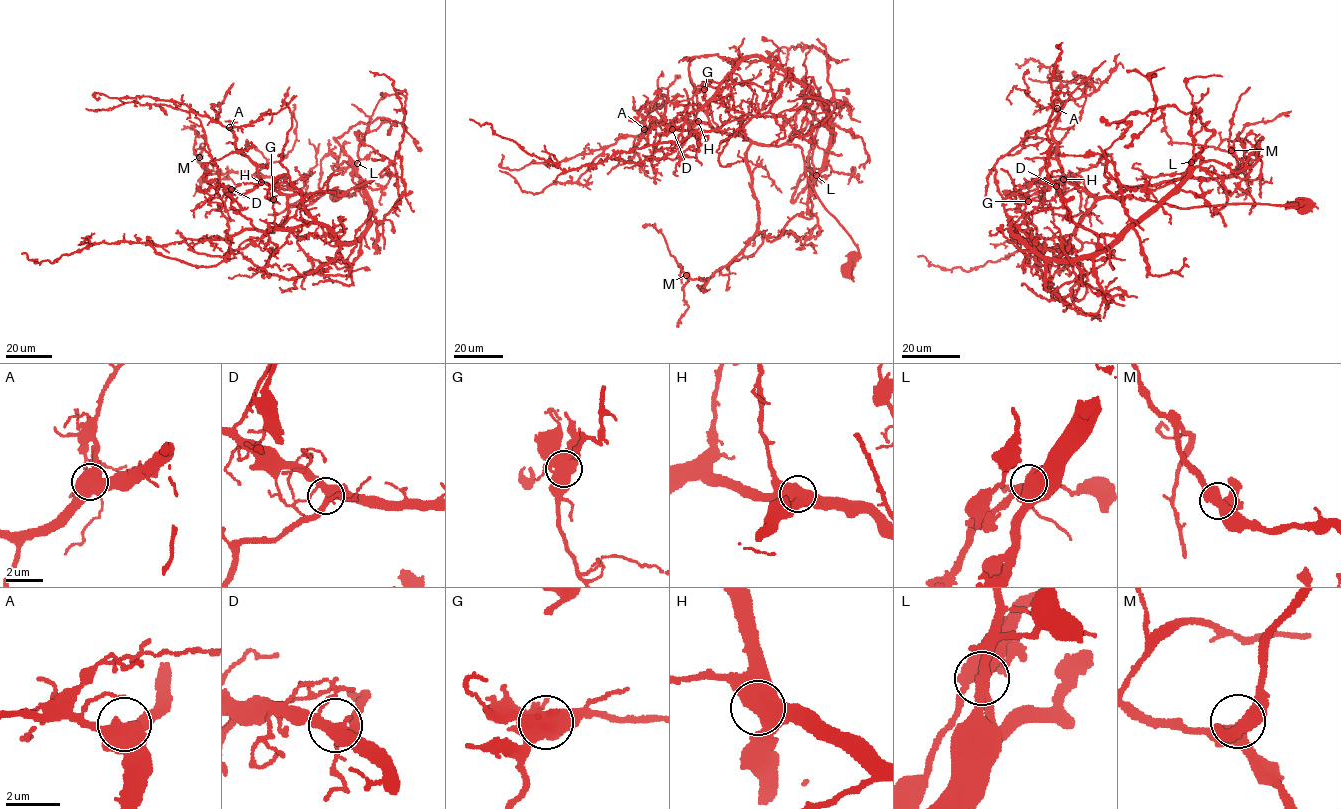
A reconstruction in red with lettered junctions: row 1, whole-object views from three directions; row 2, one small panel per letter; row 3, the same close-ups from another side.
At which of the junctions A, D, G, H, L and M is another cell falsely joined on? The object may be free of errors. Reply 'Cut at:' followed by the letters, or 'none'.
Cut at: G

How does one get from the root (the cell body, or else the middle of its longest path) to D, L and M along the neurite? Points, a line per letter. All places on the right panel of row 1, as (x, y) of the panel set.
D: (1301, 205), (1232, 203), (1181, 208), (1134, 197), (1092, 196), (1067, 181), (1062, 184), (1063, 193), (1056, 186)
L: (1301, 205), (1181, 208), (1119, 200), (1104, 185), (1106, 167), (1120, 185), (1155, 190), (1179, 178), (1191, 162)
M: (1301, 205), (1232, 203), (1181, 208), (1134, 197), (1114, 197), (1140, 186), (1229, 177), (1241, 172), (1231, 150)

